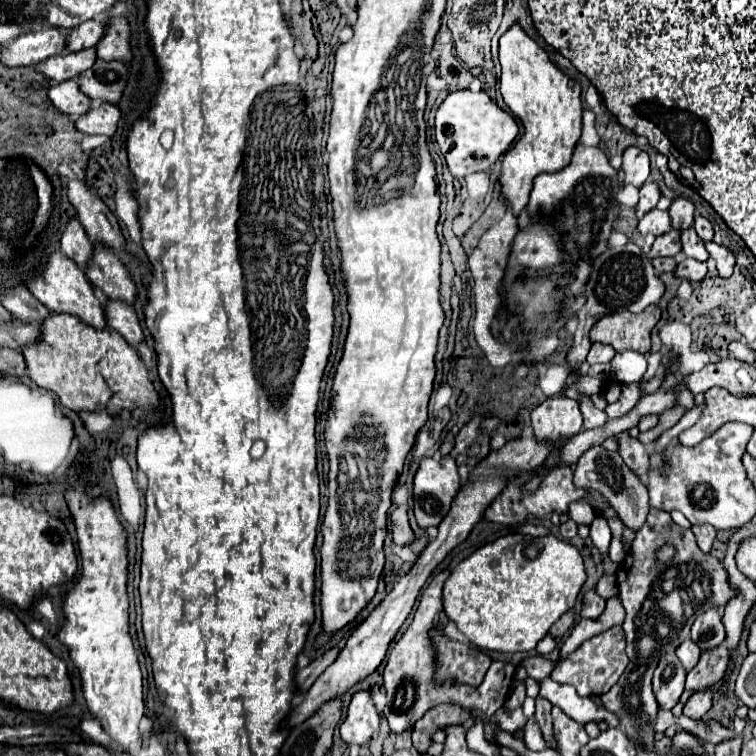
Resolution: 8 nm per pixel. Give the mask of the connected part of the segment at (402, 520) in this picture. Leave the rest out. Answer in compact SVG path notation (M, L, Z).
M407 505L397 507L397 509L391 513L391 533L393 533L393 541L395 541L395 545L399 545L399 547L413 543L415 535L413 535L411 525L409 525Z

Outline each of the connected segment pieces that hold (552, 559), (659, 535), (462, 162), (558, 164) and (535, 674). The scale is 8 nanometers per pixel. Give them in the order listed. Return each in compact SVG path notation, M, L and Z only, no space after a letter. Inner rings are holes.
M511 533L477 549L451 571L443 585L443 609L457 629L479 649L503 653L531 651L547 635L549 627L575 605L585 579L583 559L571 543L555 535L531 537Z
M657 509L649 511L647 523L635 533L633 545L619 563L615 577L621 605L627 611L623 631L631 661L617 685L613 685L611 691L599 699L605 709L613 711L621 719L619 729L623 729L631 743L645 743L647 751L653 751L653 721L655 713L659 711L659 703L655 701L655 693L651 689L655 665L659 663L661 655L675 651L677 645L687 639L689 629L699 613L709 607L723 607L733 597L733 589L729 587L729 579L721 561L711 553L701 553L693 531L681 529L673 523L669 513ZM663 545L673 545L675 557L671 557L667 563L655 563L655 549L661 549Z
M451 91L435 113L435 139L453 177L467 177L477 171L489 171L509 149L519 133L515 119L497 107L483 91Z
M513 25L499 39L499 63L503 101L523 125L523 137L505 153L499 175L501 197L511 213L519 217L527 209L533 179L539 173L561 171L571 163L573 149L581 139L581 87L561 73L519 25Z
M541 655L525 657L525 659L521 661L521 665L525 667L527 675L529 675L529 677L533 677L535 681L541 681L543 677L551 675L551 671L553 671L553 667L555 667L555 663L553 663L553 661L545 659L545 657L541 657Z

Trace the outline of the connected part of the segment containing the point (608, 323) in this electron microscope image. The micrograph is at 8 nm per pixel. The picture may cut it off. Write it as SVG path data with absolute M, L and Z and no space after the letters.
M657 305L647 307L643 313L635 315L629 311L613 313L607 317L601 317L589 337L593 343L611 345L617 353L633 349L639 353L649 353L651 349L651 329L661 319L661 311Z

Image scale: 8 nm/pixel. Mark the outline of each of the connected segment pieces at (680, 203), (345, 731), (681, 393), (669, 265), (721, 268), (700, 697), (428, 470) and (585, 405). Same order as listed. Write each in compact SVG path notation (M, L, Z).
M677 197L669 207L669 215L673 221L673 229L677 231L693 227L693 203L689 199Z
M357 691L347 709L347 719L341 723L341 739L345 743L365 745L371 735L379 729L381 715L375 709L375 703L367 691Z
M675 385L673 387L675 391L677 391L677 405L683 405L683 407L693 407L693 395L691 395L691 391L687 391L683 385Z
M657 257L657 259L651 259L651 265L653 265L655 273L661 275L661 273L673 271L677 267L677 261L673 257Z
M709 241L705 247L707 247L709 255L717 261L719 277L731 277L733 267L735 267L735 257L733 257L733 253L731 253L729 249L725 249L725 247L721 247L721 245L717 245L717 243L713 243L713 241Z
M701 691L701 693L693 693L685 707L683 707L683 715L691 717L691 719L703 719L703 715L711 709L711 691Z
M451 457L421 461L413 485L413 511L421 529L437 527L443 521L459 487L457 463Z
M579 395L579 405L581 405L581 413L583 413L583 417L585 417L585 421L583 421L585 429L595 429L595 427L605 425L605 421L607 421L605 411L599 411L599 409L593 405L593 401L591 401L589 395Z

